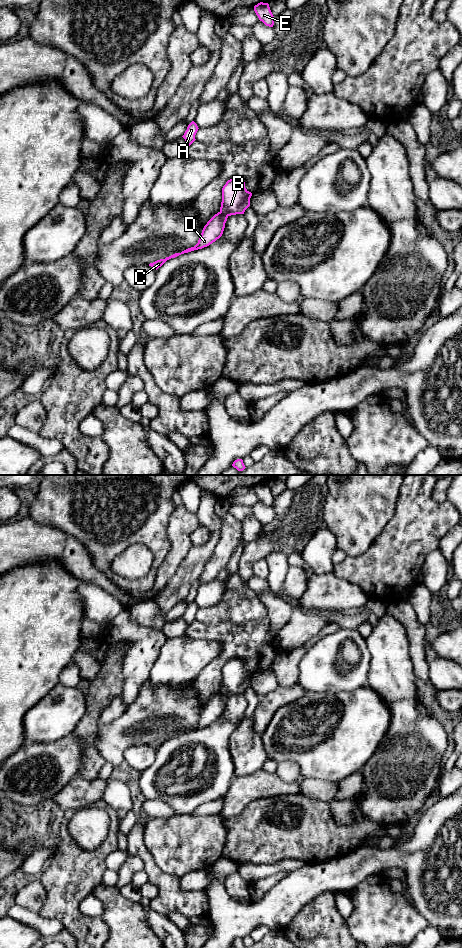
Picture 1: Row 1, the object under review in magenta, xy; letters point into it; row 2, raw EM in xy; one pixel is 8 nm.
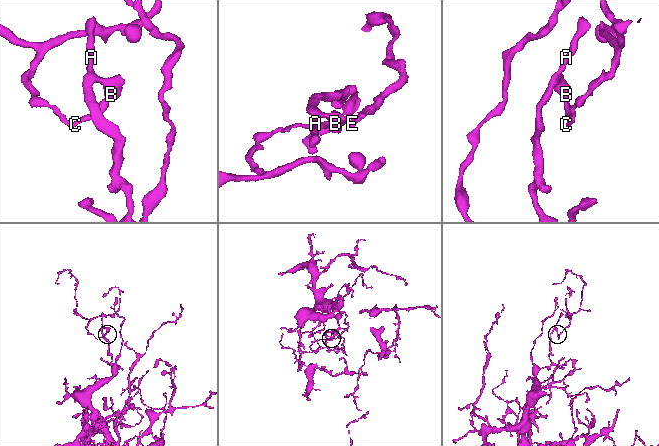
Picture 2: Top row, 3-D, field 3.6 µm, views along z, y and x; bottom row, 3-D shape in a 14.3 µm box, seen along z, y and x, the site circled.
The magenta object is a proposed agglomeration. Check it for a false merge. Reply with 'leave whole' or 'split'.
split

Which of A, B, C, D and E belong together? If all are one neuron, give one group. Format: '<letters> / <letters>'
A B E / C D

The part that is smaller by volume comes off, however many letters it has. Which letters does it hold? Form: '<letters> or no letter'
C, D

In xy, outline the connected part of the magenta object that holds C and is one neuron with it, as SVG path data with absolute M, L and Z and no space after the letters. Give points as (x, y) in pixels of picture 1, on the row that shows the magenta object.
M218 212L204 226L201 236L198 240L198 243L194 247L188 248L182 251L181 253L175 253L169 257L166 257L165 259L157 260L153 263L150 263L149 266L157 270L167 260L171 258L175 258L181 254L188 253L188 252L198 250L198 249L202 249L204 247L209 246L210 244L212 244L213 242L215 242L217 239L219 239L222 236L227 218L228 216L222 214L221 212Z

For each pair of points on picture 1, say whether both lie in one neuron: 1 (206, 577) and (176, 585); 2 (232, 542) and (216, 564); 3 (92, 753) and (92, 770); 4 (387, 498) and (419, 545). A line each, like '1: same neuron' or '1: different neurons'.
1: different neurons
2: same neuron
3: same neuron
4: different neurons

